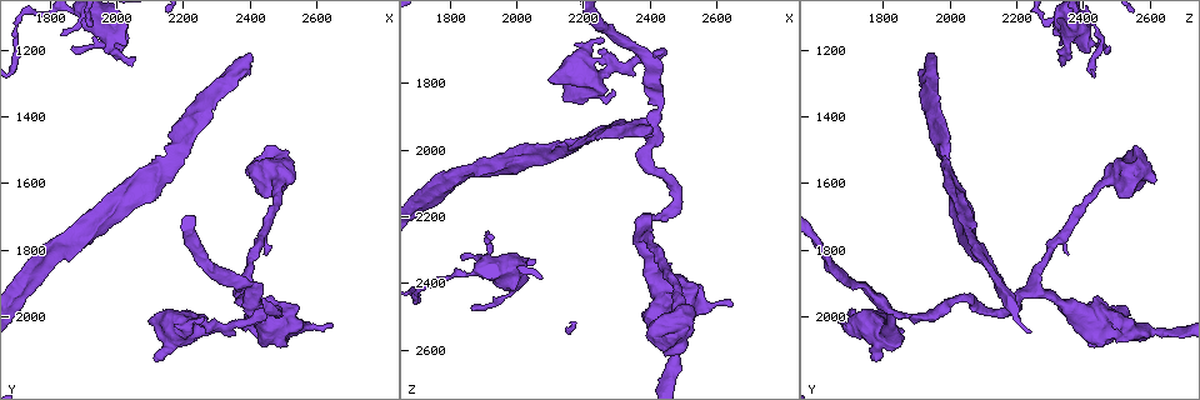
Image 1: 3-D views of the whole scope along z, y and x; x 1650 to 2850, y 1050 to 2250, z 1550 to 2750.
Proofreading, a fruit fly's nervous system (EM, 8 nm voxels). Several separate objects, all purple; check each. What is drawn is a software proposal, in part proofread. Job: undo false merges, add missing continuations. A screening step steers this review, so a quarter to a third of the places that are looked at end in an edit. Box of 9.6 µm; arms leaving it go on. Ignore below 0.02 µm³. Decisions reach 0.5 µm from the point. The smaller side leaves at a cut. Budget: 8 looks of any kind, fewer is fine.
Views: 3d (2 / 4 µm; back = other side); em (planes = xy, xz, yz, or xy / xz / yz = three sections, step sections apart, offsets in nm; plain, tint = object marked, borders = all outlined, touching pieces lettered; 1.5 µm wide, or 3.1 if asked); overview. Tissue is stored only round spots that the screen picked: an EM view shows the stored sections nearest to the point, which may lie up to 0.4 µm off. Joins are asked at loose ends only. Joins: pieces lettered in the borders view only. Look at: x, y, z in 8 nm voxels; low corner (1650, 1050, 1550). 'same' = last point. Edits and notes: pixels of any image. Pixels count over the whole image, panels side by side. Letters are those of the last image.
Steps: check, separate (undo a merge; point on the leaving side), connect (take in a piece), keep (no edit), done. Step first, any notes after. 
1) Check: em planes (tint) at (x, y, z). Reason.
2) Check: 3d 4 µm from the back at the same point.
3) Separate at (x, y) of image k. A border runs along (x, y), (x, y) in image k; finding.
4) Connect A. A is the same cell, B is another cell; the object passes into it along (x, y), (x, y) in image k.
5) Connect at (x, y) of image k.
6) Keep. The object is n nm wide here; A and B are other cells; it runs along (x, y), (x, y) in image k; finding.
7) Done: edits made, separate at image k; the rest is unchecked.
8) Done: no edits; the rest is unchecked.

Check: 3d 4 µm at (2400, 1210, 1940).

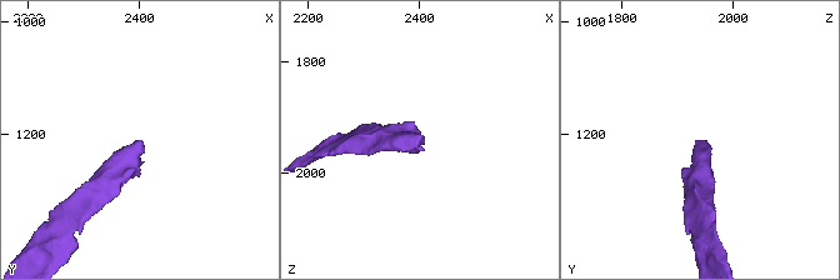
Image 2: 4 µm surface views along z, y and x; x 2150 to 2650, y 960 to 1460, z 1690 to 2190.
Check: em planes (borders) at (2395, 1205, 1940).

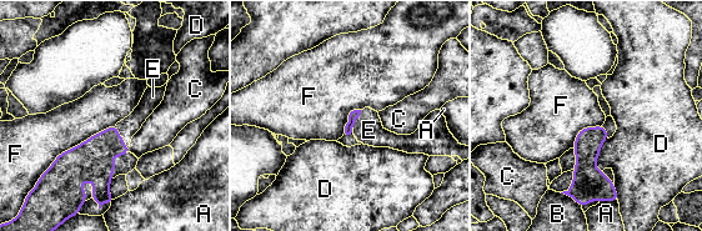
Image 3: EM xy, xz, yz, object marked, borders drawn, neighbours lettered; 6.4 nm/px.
Connect E. E is the same cell, A, B, C, D and F are other cells; the neuron continues.

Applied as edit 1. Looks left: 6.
Check: overview. See it whole again.

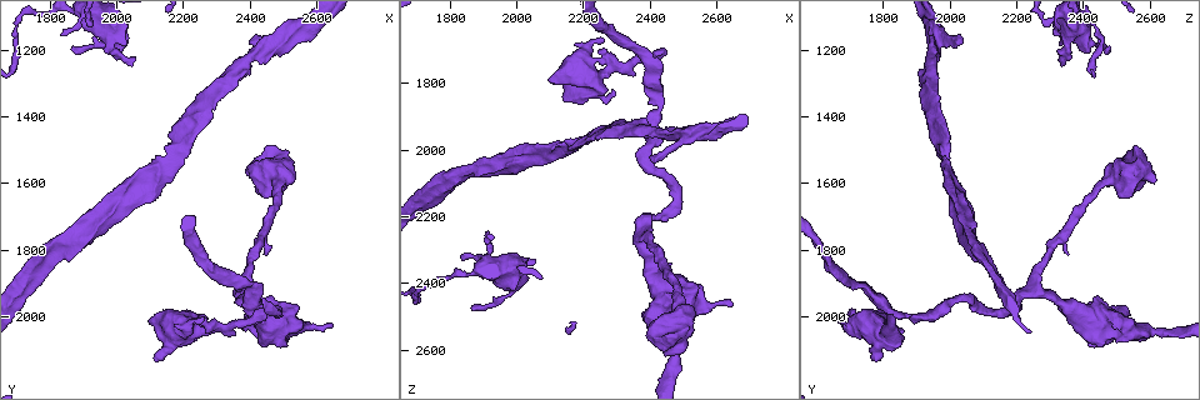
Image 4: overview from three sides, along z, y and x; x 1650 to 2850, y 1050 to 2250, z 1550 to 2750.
Check: em xz step 4 (plain) at (2370, 2040, 2490). Stops while still wide.

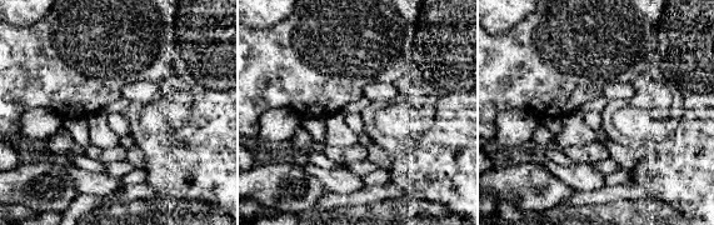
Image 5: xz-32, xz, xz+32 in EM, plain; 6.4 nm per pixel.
Check: em xz step 4 (borders) at the same point.

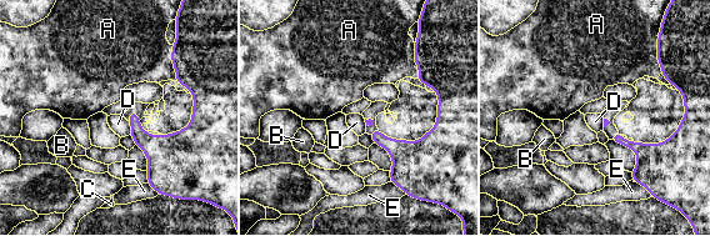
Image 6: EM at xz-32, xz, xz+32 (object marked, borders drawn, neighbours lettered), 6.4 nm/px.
Keep. The longest contact is with A, 200 nm; A, B, C, D and E are other cells; none of them fits.

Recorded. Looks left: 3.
Check: em planes (tint) at (2380, 1950, 2020). Abrupt turn.

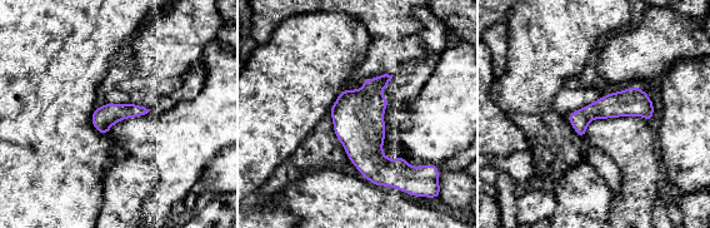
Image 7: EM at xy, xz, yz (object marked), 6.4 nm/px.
Check: em planes (borders) at the same point. See the neighbours.

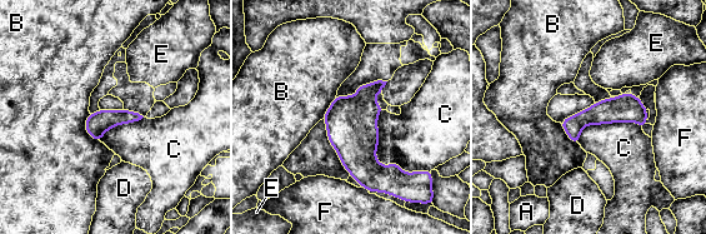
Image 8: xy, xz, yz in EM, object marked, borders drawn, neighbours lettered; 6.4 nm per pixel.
Keep. A, B, C, D, E and F are other cells; it runs along (644, 111), (601, 111), (565, 124) in image 8; one neuron here.

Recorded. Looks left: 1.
Done: edits made, connect at image 3; the rest is unchecked.

